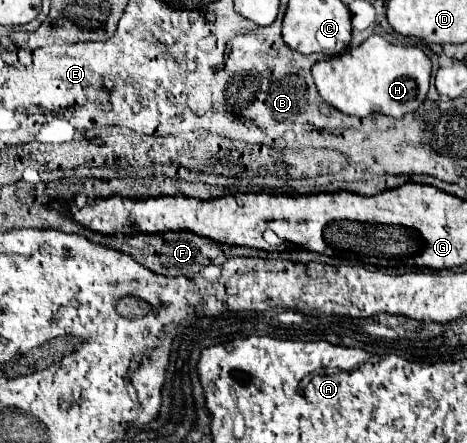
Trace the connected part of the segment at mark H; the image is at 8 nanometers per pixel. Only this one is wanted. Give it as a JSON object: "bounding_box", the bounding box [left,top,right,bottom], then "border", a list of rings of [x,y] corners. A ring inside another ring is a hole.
{"bounding_box":[311,36,431,118],"border":[[[369,36],[357,48],[351,48],[333,58],[319,60],[311,68],[311,74],[315,78],[319,94],[343,114],[385,114],[403,118],[405,114],[415,112],[427,96],[431,60],[417,46],[395,46],[381,36]]]}

